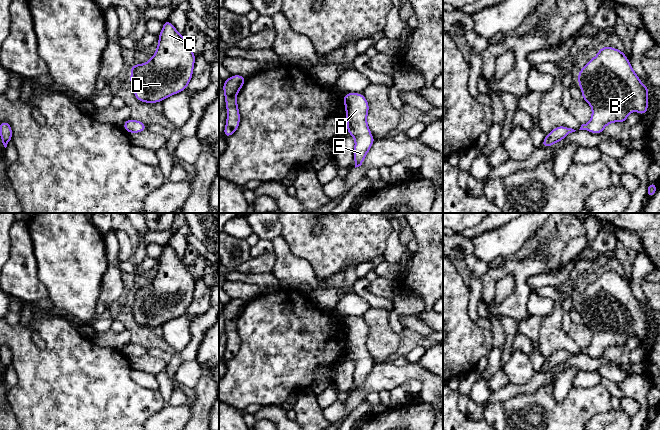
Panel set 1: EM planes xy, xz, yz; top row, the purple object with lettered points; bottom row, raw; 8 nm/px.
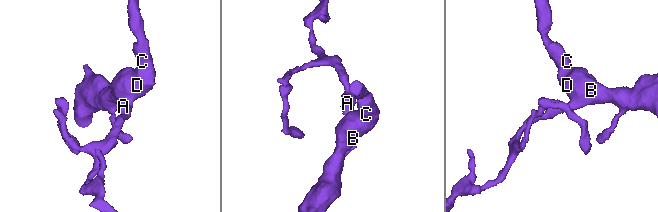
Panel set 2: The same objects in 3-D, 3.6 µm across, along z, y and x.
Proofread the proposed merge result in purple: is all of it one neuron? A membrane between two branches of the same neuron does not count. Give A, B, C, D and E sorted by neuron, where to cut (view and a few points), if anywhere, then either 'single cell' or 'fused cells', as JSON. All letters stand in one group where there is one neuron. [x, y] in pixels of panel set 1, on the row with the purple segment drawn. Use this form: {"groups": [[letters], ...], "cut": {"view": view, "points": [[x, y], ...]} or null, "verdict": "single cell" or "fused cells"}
{"groups": [["A", "B", "C", "D", "E"]], "cut": null, "verdict": "single cell"}

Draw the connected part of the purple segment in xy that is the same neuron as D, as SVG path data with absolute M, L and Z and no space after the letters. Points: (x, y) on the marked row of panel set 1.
M166 20L159 33L158 46L155 54L144 64L134 64L129 79L135 98L141 102L162 102L171 95L184 91L192 79L196 55L192 52L190 44L180 35L175 26Z

